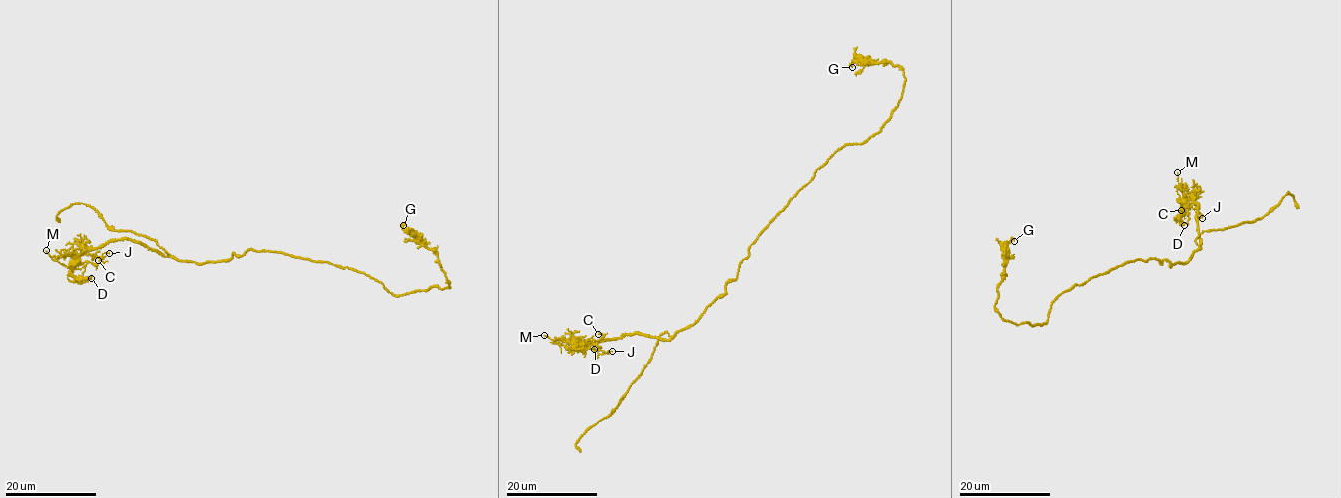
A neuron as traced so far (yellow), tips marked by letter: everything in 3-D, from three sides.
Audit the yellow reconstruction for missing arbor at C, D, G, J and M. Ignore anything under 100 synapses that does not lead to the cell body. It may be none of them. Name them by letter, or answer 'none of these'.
none of these

